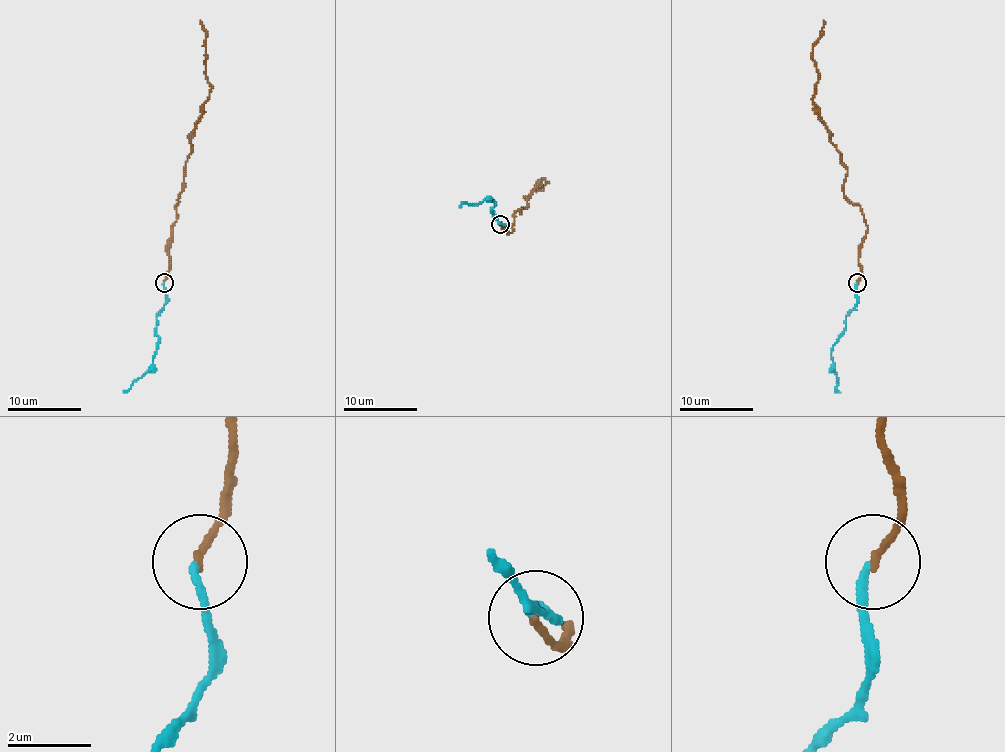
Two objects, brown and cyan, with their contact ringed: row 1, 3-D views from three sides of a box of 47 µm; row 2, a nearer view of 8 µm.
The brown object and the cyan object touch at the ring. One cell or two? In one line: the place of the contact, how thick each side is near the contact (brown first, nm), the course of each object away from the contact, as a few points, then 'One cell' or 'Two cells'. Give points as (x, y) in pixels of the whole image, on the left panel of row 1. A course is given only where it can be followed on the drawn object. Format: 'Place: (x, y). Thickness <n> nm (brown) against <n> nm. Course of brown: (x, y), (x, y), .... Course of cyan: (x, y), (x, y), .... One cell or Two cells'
Place: (164, 283). Thickness 170 nm (brown) against 170 nm. Course of brown: (163, 282), (191, 132), (211, 84), (200, 20). Course of cyan: (163, 282), (165, 304), (156, 317), (158, 344), (152, 365), (123, 392). One cell

